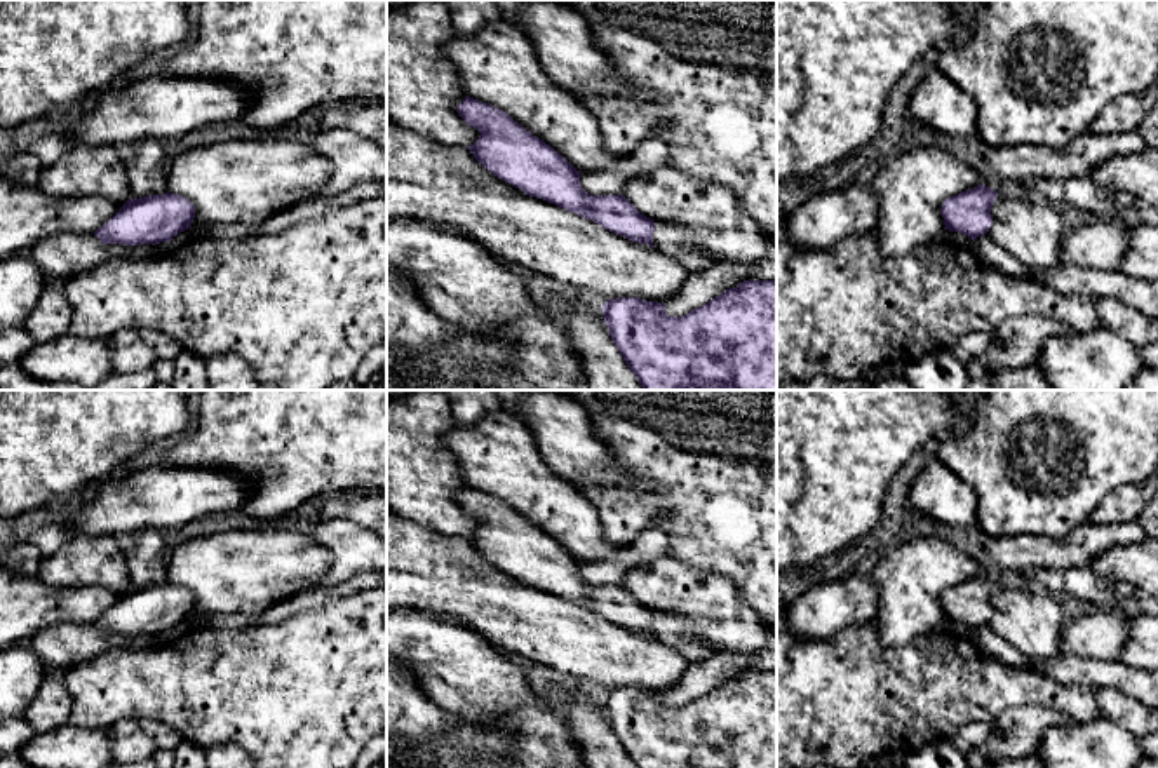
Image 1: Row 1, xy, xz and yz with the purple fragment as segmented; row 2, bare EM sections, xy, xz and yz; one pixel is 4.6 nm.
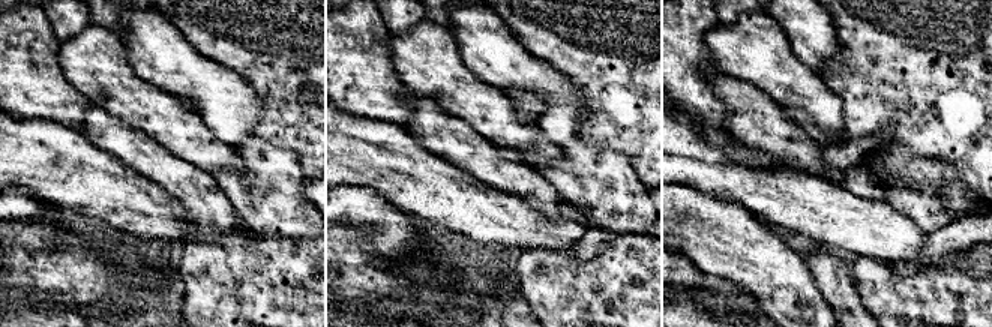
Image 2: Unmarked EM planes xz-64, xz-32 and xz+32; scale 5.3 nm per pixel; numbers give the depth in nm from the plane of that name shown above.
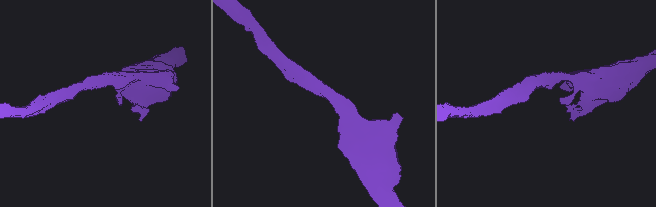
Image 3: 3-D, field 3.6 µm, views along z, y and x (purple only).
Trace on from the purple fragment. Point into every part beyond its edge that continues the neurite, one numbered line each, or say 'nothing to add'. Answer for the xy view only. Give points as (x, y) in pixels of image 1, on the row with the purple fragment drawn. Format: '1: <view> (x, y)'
nothing to add

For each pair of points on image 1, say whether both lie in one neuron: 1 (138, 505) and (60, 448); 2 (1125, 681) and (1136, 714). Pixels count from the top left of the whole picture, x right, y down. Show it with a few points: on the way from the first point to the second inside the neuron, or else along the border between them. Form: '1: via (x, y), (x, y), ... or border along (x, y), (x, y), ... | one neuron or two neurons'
1: border along (107, 478), (101, 483) | two neurons
2: border along (1096, 688), (1120, 688), (1139, 702) | two neurons

